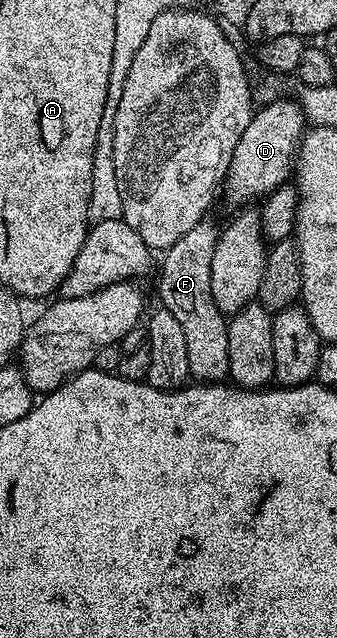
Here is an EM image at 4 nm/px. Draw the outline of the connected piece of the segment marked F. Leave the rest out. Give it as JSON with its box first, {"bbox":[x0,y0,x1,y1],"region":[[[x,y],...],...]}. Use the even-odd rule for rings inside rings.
{"bbox":[160,220,230,384],"region":[[[211,220],[194,224],[186,236],[174,240],[170,249],[163,251],[164,263],[160,266],[160,302],[163,309],[168,310],[178,319],[182,332],[186,332],[186,356],[190,356],[189,375],[200,384],[220,384],[228,378],[230,368],[230,340],[228,339],[228,318],[214,304],[214,296],[210,292],[210,260],[214,256],[214,248],[220,239],[221,227],[215,226]]]}

